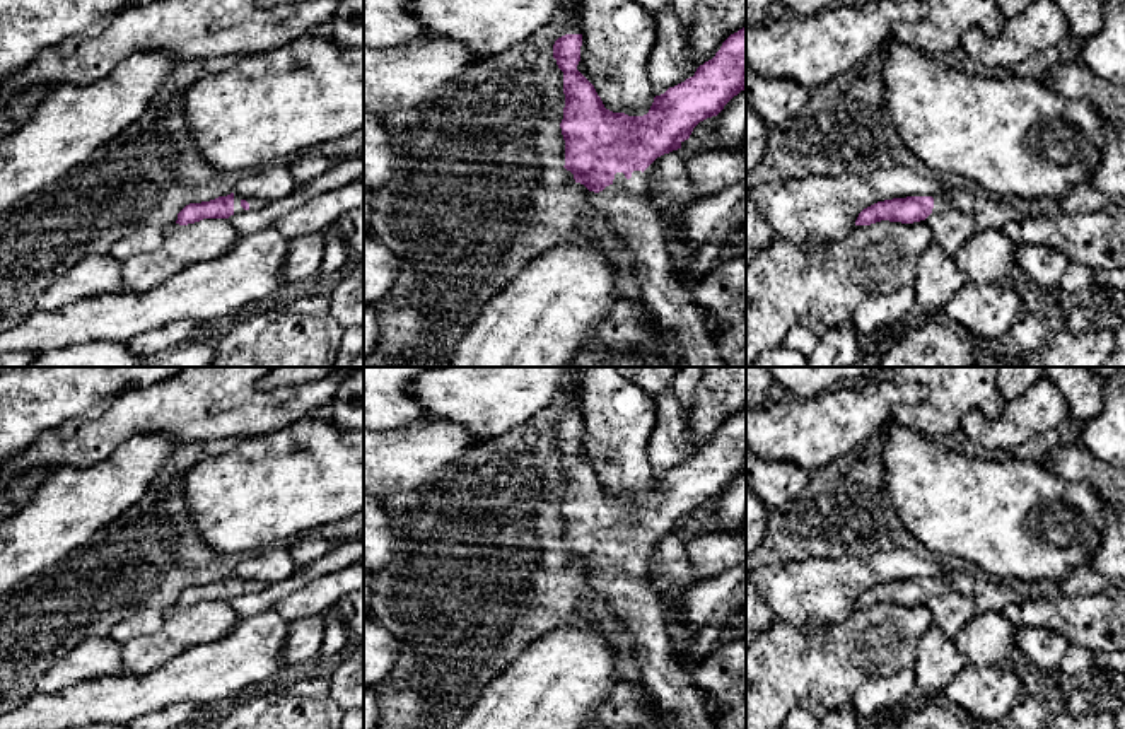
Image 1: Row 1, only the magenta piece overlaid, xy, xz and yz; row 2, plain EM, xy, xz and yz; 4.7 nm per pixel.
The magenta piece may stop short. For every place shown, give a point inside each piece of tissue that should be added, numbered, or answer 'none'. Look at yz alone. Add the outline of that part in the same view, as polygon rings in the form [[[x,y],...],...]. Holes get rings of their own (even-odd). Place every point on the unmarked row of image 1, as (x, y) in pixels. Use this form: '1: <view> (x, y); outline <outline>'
1: yz (989, 594); outline [[[963,570],[942,572],[932,580],[932,596],[939,596],[949,591],[966,594],[975,601],[976,615],[1002,611],[1009,604],[1026,599],[1002,580],[992,579],[988,575],[975,577]]]

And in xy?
1: xy (253, 586); outline [[[234,575],[234,596],[244,594],[244,591],[241,589],[242,582],[246,582],[249,586],[249,592],[256,592],[261,589],[261,584]]]

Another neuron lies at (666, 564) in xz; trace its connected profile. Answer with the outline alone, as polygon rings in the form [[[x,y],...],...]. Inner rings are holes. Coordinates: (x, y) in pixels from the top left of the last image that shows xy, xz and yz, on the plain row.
[[[683,531],[673,533],[657,539],[644,555],[645,580],[654,591],[686,589],[702,580],[686,557],[685,539]]]

